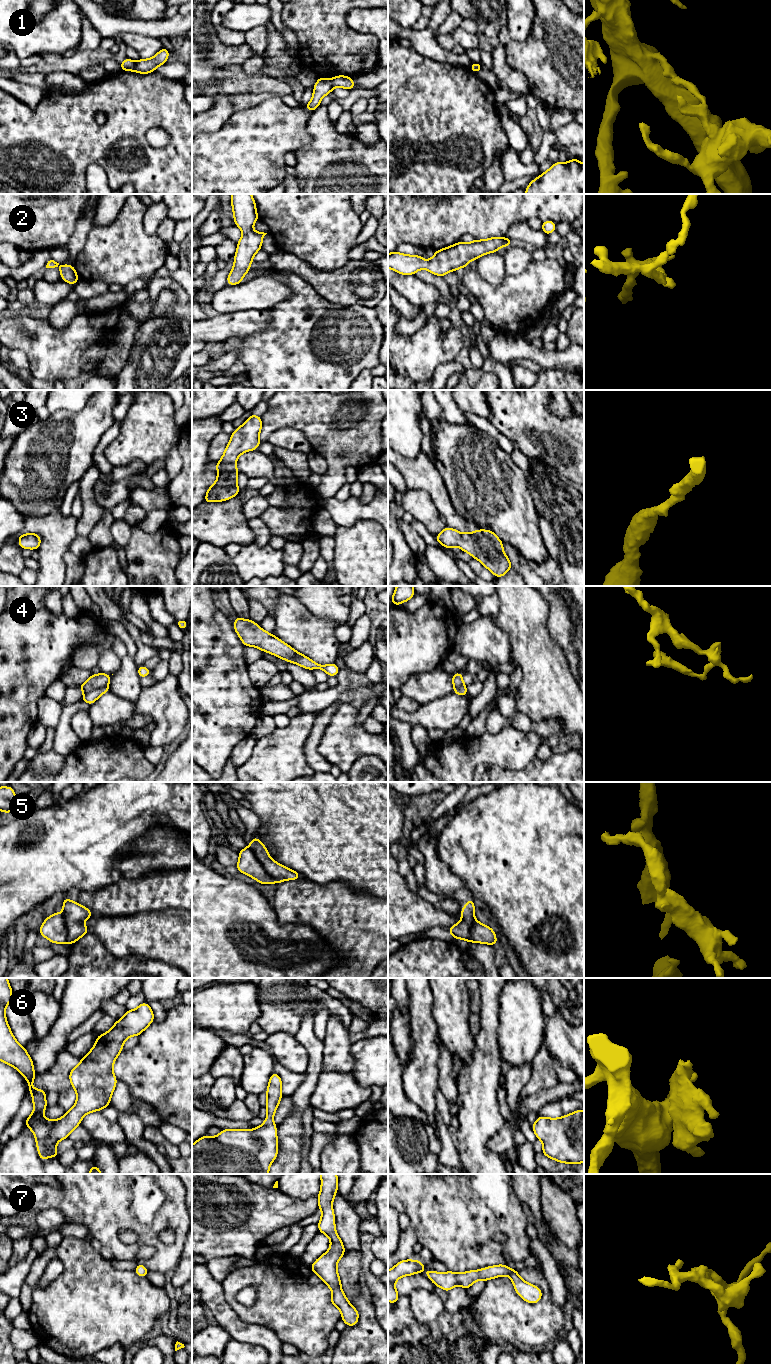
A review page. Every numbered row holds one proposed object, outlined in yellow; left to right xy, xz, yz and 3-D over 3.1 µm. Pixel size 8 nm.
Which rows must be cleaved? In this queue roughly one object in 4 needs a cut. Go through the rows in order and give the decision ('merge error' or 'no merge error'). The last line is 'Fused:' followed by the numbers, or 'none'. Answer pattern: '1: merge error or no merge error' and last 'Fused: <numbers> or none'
1: merge error
2: no merge error
3: no merge error
4: merge error
5: merge error
6: no merge error
7: no merge error
Fused: 1, 4, 5

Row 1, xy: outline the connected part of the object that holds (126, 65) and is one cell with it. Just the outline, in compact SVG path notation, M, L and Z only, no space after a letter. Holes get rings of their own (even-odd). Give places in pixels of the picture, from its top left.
M128 57L120 63L121 71L134 71L135 62Z

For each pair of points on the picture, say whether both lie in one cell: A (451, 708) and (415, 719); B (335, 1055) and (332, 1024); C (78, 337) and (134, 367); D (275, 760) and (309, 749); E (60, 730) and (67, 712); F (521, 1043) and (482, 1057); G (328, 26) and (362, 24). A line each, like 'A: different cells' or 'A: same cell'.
A: same cell
B: same cell
C: different cells
D: different cells
E: same cell
F: different cells
G: different cells

